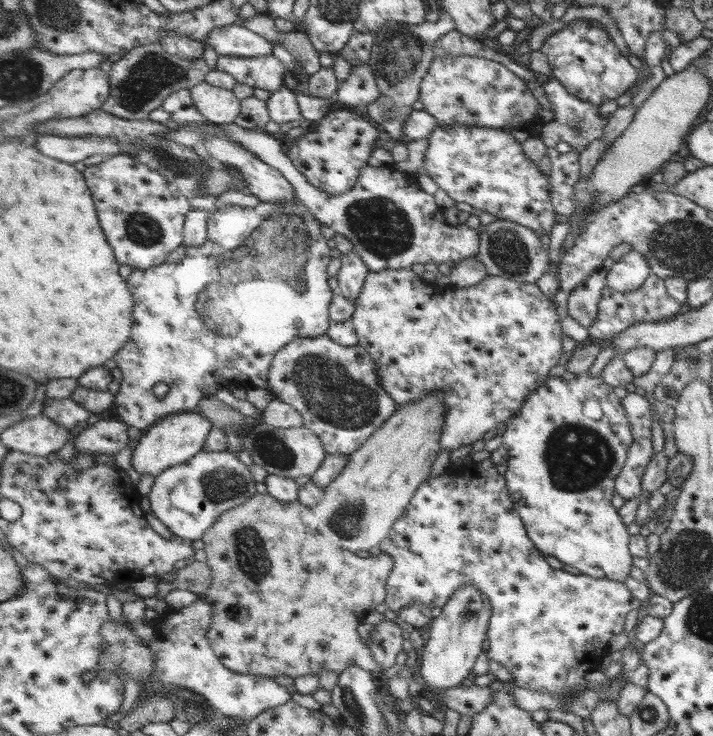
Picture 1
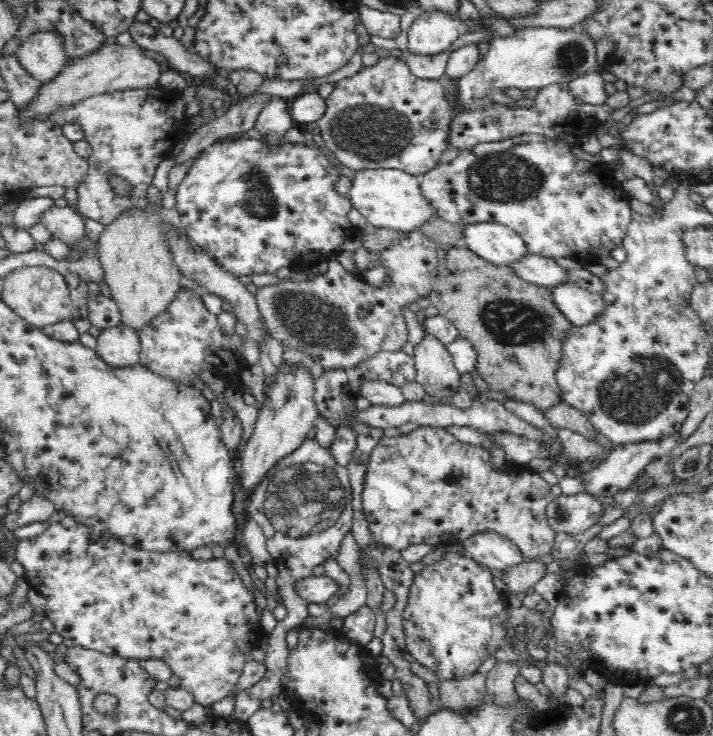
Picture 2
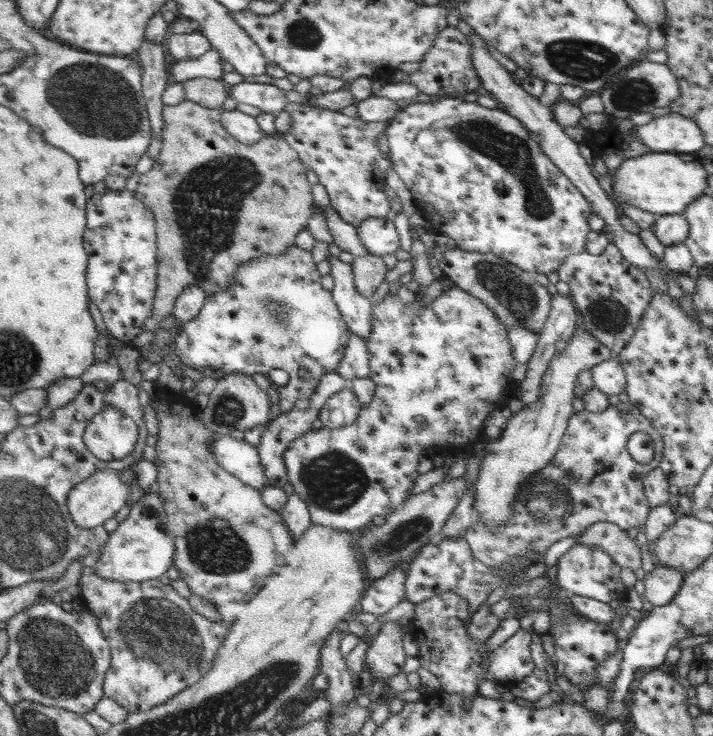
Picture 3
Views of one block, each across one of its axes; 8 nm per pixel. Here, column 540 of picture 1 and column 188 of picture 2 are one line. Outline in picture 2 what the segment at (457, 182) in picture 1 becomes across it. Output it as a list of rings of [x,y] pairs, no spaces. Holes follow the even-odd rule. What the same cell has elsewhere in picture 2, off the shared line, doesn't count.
[[[240,138],[234,142],[216,142],[202,152],[178,186],[176,212],[188,238],[210,252],[234,276],[276,274],[284,266],[290,270],[314,270],[336,258],[336,246],[362,234],[348,220],[350,210],[354,210],[352,200],[334,190],[340,176],[322,152],[306,144],[282,142],[270,150],[266,140]]]

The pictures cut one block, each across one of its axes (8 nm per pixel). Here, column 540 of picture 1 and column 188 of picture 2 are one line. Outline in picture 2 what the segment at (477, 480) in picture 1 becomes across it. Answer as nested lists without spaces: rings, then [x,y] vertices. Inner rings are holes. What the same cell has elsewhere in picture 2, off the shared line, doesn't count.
[[[56,510],[48,522],[50,526],[44,534],[18,540],[12,560],[24,566],[24,578],[32,590],[46,598],[44,616],[52,620],[68,648],[88,648],[138,662],[150,658],[164,660],[172,668],[172,674],[182,680],[180,686],[192,692],[198,704],[208,708],[236,692],[242,670],[252,660],[252,652],[260,648],[266,632],[260,624],[254,596],[242,584],[232,562],[224,558],[200,560],[198,554],[186,550],[152,552],[126,546],[112,534],[94,534],[90,526],[76,522],[62,510]]]

